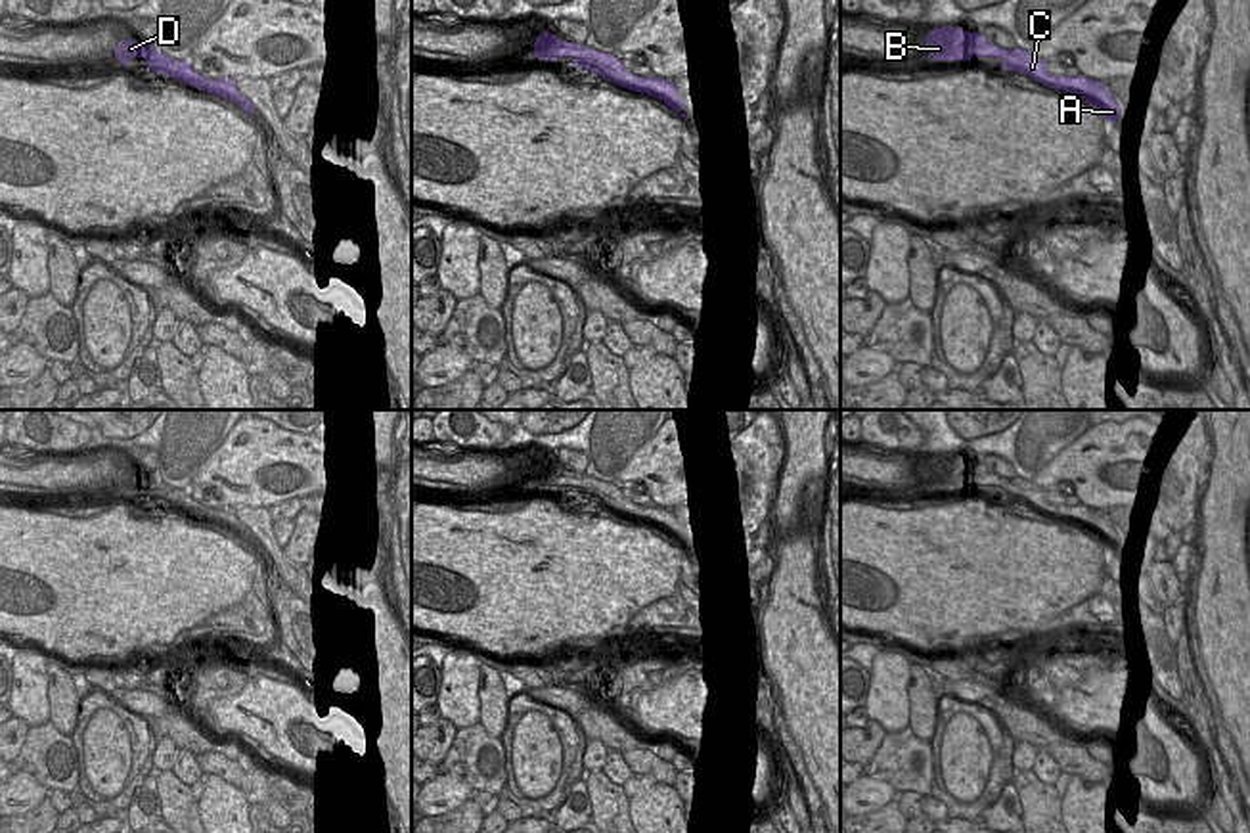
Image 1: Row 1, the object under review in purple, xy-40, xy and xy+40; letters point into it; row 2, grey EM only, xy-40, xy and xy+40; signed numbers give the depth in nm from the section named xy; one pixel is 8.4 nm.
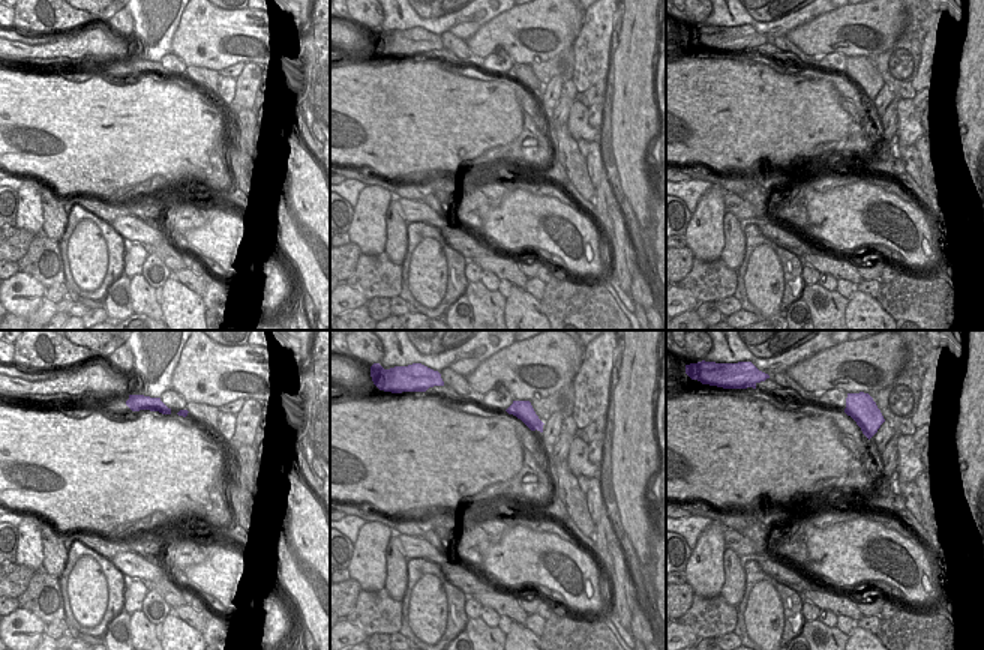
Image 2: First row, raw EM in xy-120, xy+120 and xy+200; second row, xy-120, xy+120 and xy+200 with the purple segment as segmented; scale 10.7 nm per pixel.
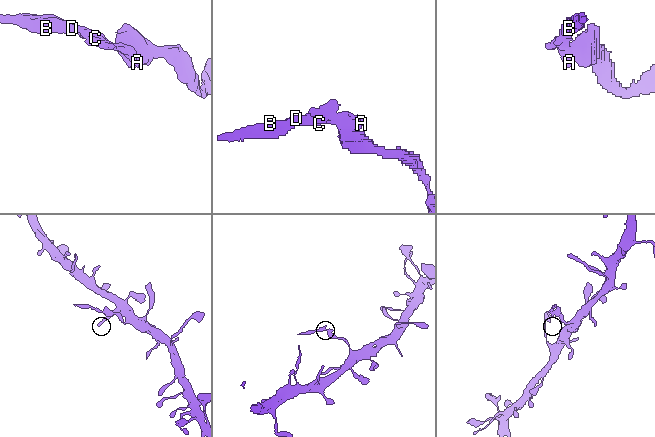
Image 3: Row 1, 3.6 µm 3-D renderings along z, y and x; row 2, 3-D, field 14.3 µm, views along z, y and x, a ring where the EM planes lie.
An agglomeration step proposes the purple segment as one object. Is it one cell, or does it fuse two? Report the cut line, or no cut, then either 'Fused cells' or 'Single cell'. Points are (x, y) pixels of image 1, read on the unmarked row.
Split along xy (644, 506), (630, 517). Fused cells.

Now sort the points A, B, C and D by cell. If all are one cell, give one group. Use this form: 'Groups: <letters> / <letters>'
Groups: A / B C D.

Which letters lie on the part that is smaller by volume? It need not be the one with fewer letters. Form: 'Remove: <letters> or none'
Remove: B, C, D.

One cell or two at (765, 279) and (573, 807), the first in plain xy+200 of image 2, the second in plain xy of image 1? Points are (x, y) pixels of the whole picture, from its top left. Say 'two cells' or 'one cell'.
two cells

